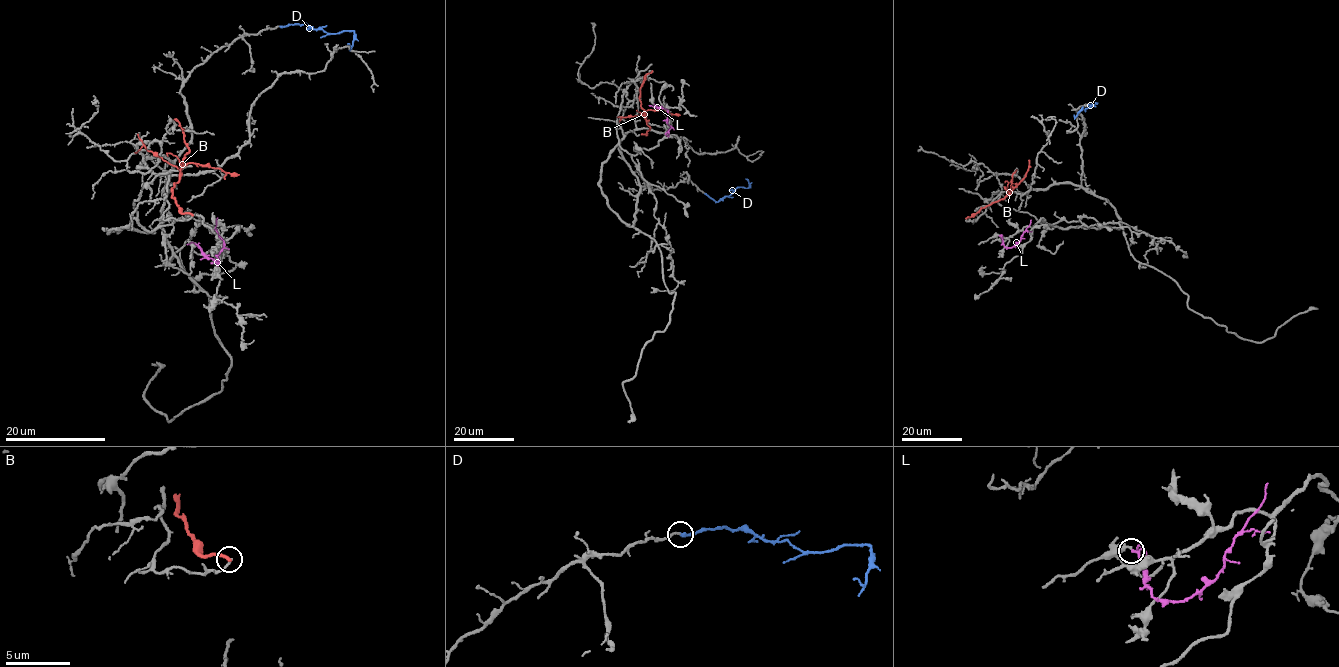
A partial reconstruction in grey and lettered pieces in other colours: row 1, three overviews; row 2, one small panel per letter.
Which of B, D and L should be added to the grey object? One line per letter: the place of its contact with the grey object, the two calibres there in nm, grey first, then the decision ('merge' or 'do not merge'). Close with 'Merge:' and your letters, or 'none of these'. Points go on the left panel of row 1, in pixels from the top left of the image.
B: meets grey at (192, 215); 180 nm thick on the grey side, 280 nm on the other; do not merge
D: meets grey at (280, 26); 180 nm thick on the grey side, 240 nm on the other; merge
L: meets grey at (196, 244); 240 nm thick on the grey side, 220 nm on the other; do not merge
Merge: D

